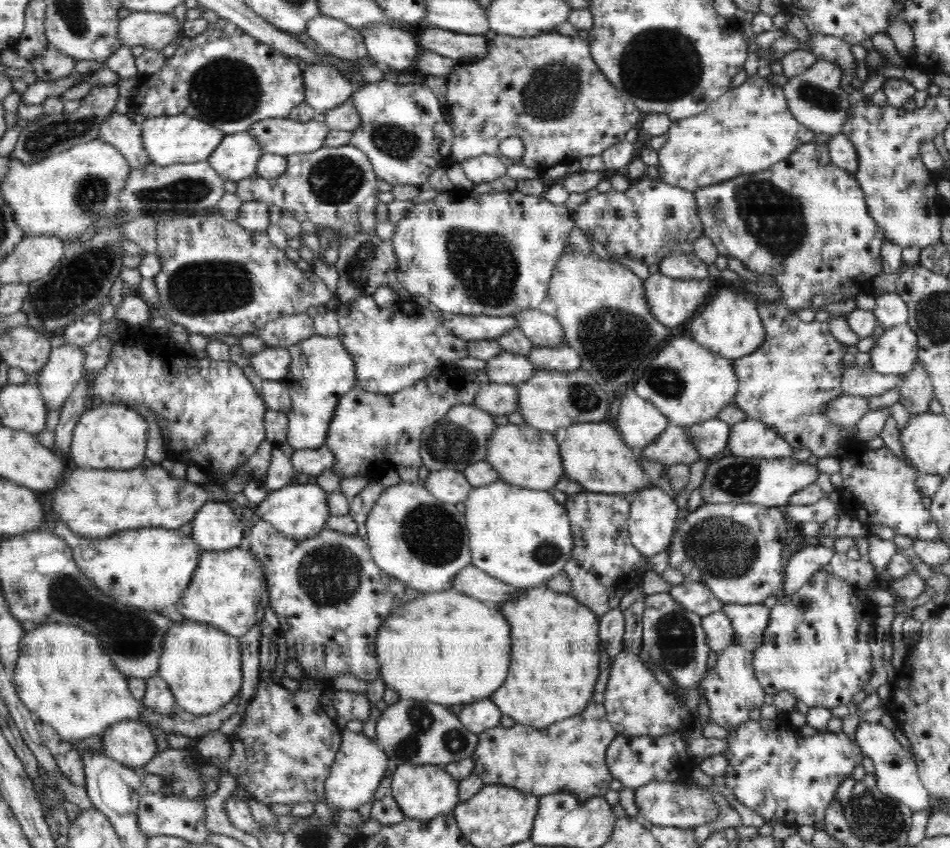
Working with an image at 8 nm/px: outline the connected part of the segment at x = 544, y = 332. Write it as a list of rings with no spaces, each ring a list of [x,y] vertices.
[[[539,309],[521,310],[515,314],[517,327],[527,336],[534,346],[553,347],[565,342],[562,325]]]

